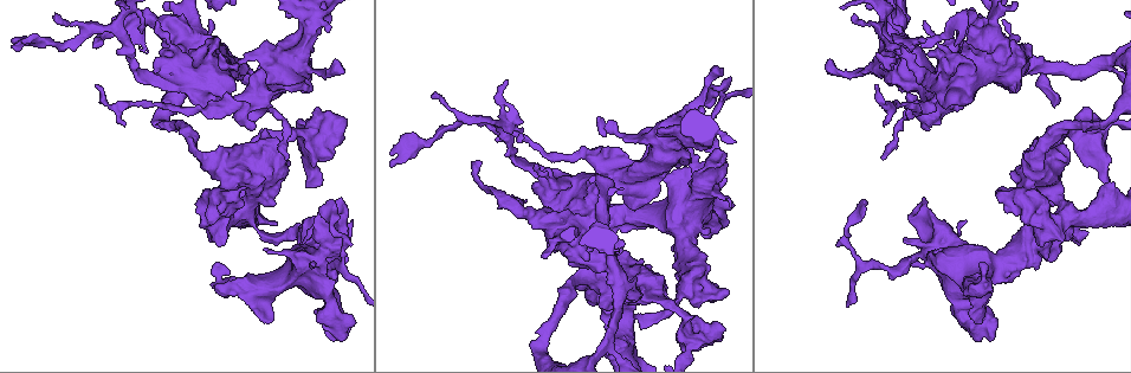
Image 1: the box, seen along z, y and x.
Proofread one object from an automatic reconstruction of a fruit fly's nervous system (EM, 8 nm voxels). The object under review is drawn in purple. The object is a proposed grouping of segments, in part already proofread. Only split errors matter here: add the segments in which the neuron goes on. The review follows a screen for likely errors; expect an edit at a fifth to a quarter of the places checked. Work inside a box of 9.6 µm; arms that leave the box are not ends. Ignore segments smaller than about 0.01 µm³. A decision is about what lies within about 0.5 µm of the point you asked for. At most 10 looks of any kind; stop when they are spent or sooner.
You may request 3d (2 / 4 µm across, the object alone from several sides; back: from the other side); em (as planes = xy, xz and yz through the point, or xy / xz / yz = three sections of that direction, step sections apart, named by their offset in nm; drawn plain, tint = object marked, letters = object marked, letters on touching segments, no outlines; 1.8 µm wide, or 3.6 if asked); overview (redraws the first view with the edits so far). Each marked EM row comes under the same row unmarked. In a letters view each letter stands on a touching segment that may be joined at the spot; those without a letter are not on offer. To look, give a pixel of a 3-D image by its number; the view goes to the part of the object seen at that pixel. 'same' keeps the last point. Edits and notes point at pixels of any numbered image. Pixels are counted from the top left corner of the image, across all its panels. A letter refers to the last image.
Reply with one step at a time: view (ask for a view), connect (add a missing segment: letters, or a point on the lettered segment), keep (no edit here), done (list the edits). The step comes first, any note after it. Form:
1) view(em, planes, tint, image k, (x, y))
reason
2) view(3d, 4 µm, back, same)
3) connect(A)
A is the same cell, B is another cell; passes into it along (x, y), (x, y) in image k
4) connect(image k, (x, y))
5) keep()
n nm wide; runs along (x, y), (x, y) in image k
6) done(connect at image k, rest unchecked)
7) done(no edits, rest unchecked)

view(em, 3.6 µm, xy, step 16, letters, image 1, (95, 86))
thin end

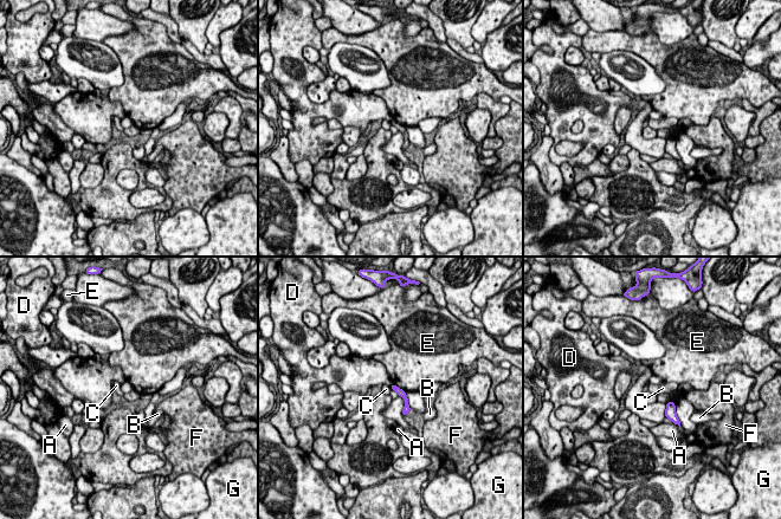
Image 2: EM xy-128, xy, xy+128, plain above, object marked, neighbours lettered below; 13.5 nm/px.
keep()
A, B, C, D, E, F and G are other cells; no lettered segment goes on from it

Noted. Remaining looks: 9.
view(3d, 2 µm, image 1, (251, 129))
free end

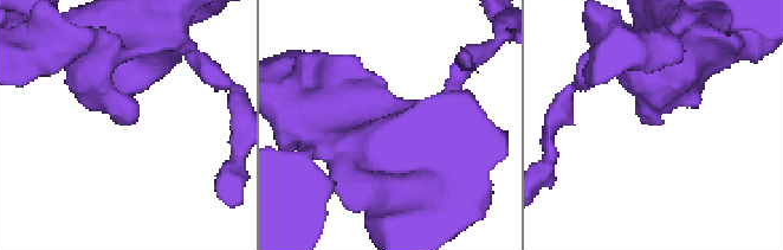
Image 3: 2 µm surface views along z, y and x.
view(em, planes, tint, image 3, (644, 120))

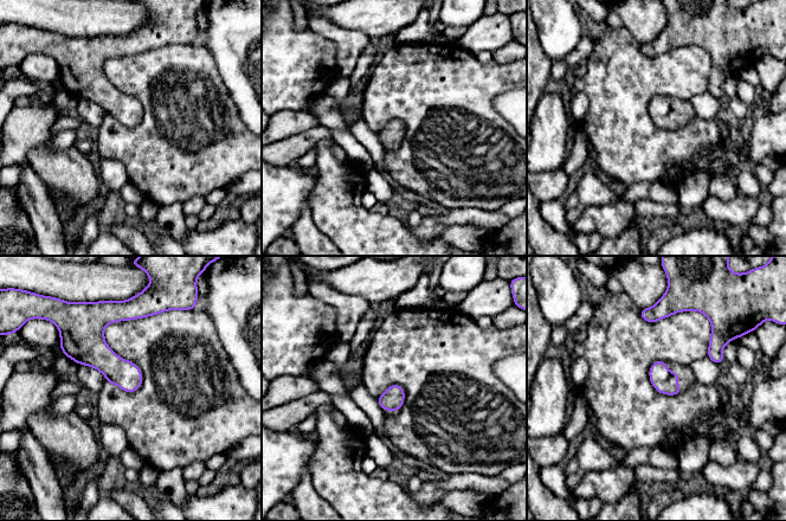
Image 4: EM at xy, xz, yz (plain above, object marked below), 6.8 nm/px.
view(em, planes, letters, same)

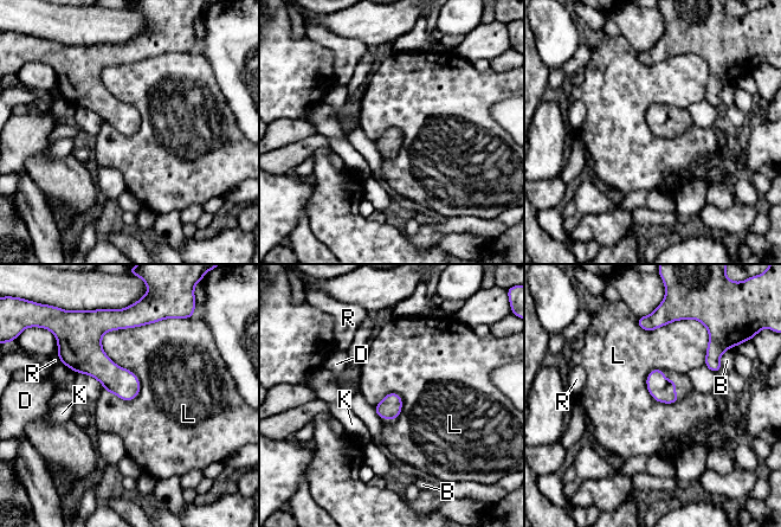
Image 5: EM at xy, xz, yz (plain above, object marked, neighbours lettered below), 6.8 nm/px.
keep()
B, D, K, L and R are other cells; border along (159, 321), (107, 392) in image 5; none of them fits

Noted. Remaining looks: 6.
view(em, yz, step 4, tint, image 1, (332, 60))
an open end

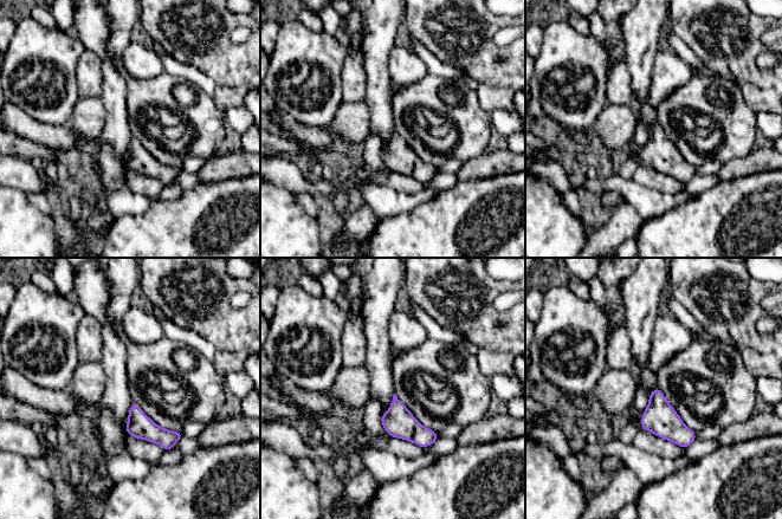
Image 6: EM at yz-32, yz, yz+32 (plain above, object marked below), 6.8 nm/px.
view(em, planes, letters, same)

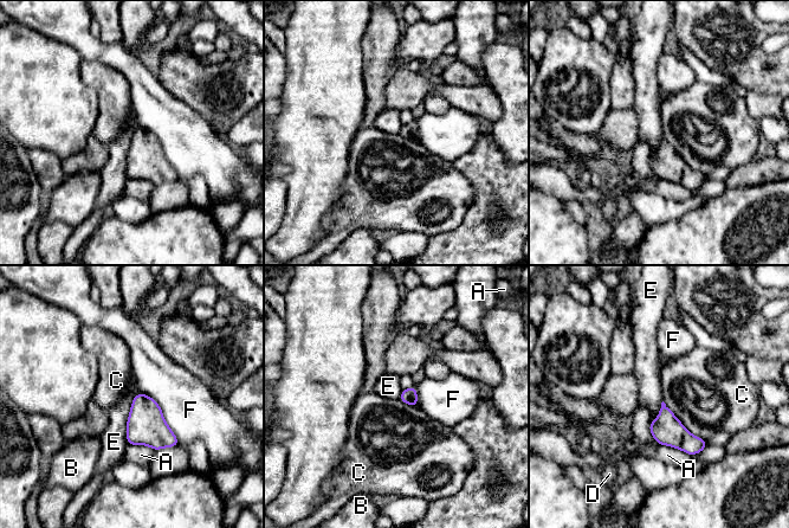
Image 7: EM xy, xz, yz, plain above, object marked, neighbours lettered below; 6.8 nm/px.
keep()
100 nm wide; A, B, C, D, E and F are other cells; no lettered segment goes on from it

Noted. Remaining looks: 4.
view(em, yz, step 8, tint, image 1, (222, 56))
thin end

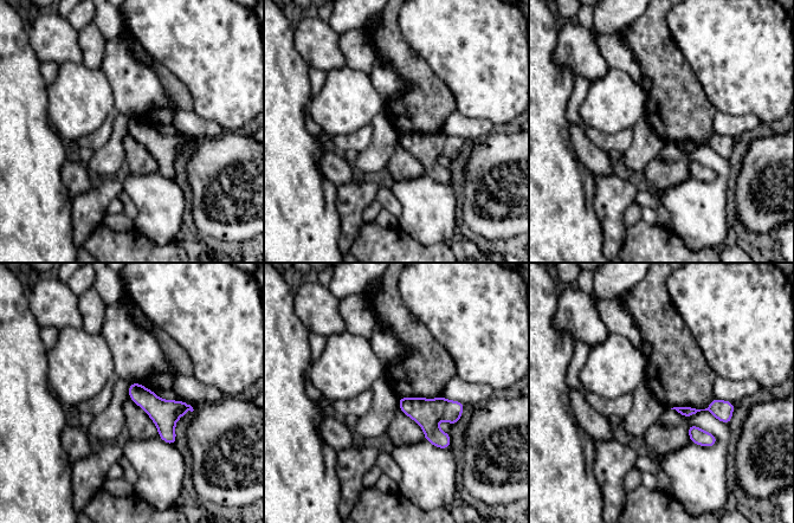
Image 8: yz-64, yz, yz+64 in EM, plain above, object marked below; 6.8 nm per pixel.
view(em, planes, letters, same)
cut it another way

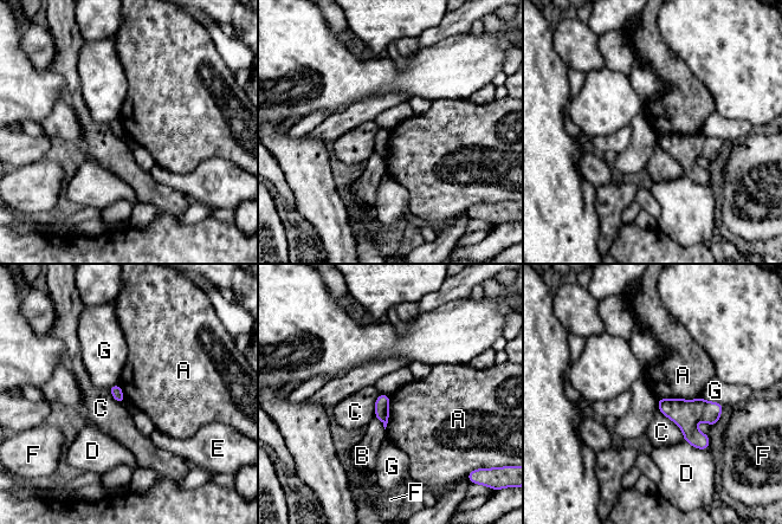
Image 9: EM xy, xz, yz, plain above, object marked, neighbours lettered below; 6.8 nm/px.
keep()
80 nm wide; A, B, C, D, E, F and G are other cells; border along (700, 396), (695, 399), (657, 399) in image 9; none of them fits

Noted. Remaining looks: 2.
done(no edits, rest unchecked)

